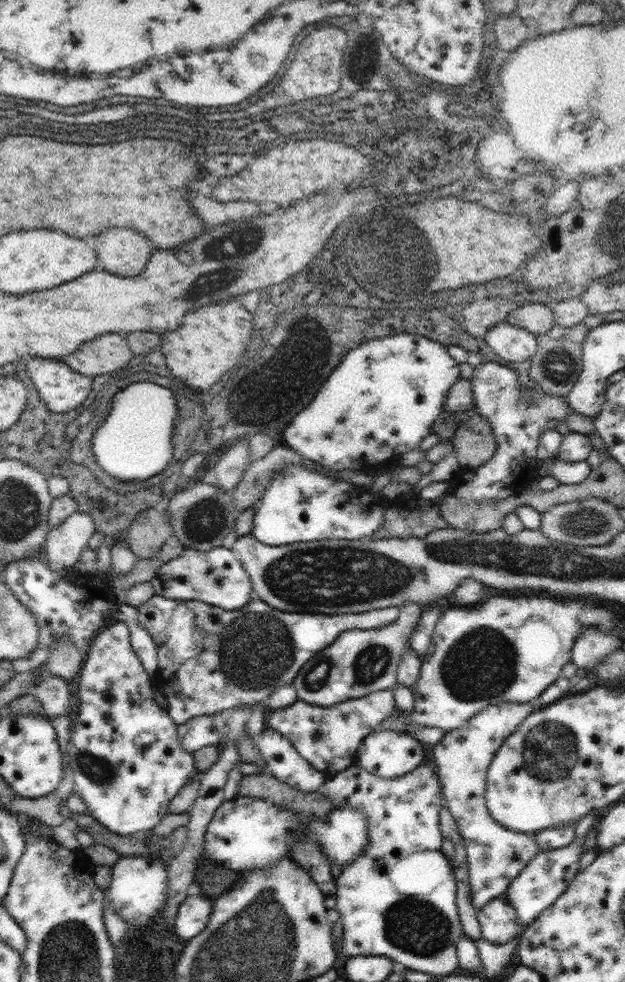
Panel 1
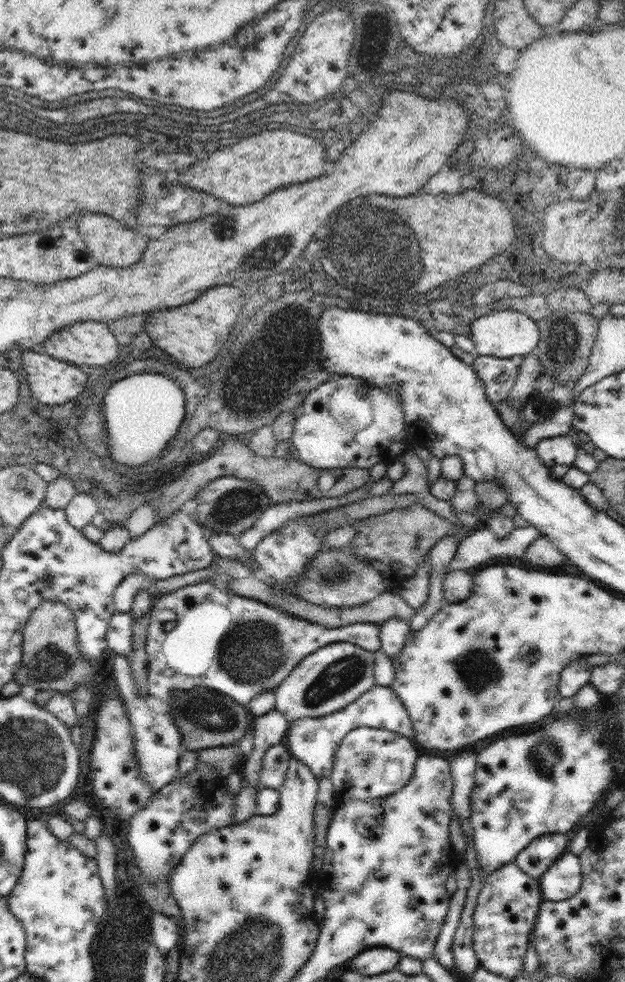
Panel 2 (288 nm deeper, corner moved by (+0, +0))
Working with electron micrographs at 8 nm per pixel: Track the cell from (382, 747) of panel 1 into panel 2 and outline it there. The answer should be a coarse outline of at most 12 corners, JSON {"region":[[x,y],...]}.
{"region":[[379,728],[343,736],[335,802],[385,798],[413,776],[413,740]]}

